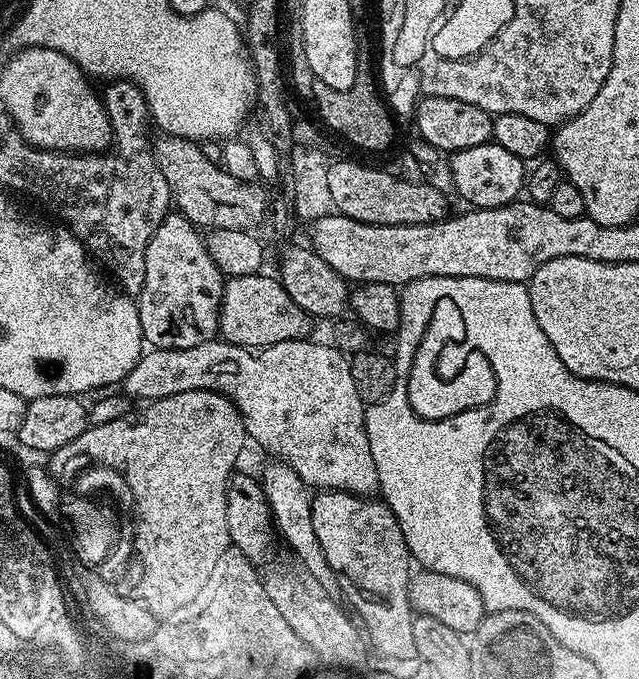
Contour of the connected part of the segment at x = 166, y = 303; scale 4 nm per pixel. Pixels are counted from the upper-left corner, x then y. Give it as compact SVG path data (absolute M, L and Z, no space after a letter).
M169 214L154 230L146 246L146 282L138 297L142 334L152 348L189 348L217 339L220 330L220 303L226 277L210 258L201 229L179 214Z

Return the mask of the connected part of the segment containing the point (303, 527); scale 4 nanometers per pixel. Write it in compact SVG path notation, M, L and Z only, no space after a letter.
M270 460L260 473L263 492L266 494L268 507L271 510L273 523L277 533L284 536L287 544L294 550L295 559L307 568L313 577L320 582L328 598L336 603L343 601L341 584L337 575L331 569L326 556L322 553L322 546L318 543L318 536L314 532L312 494L311 491L292 467L281 460Z

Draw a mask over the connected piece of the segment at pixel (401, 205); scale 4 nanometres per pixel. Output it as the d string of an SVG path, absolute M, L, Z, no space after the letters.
M336 160L328 164L327 185L341 216L367 224L436 224L449 215L448 200L432 182L415 184L399 180L380 168L367 168L356 160Z

